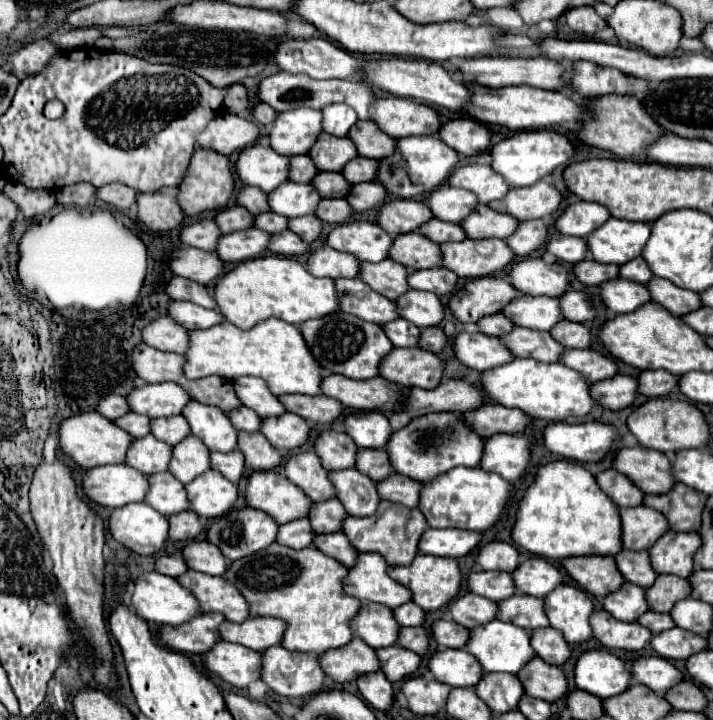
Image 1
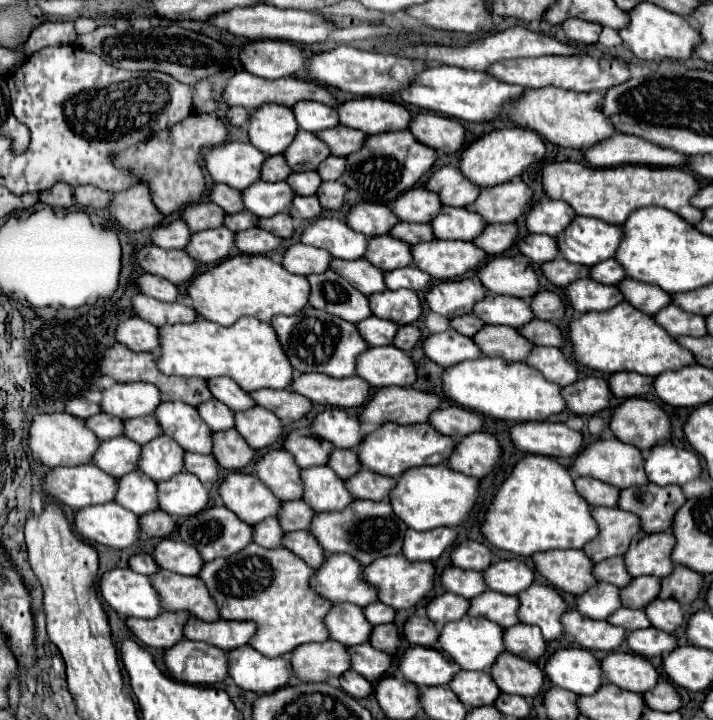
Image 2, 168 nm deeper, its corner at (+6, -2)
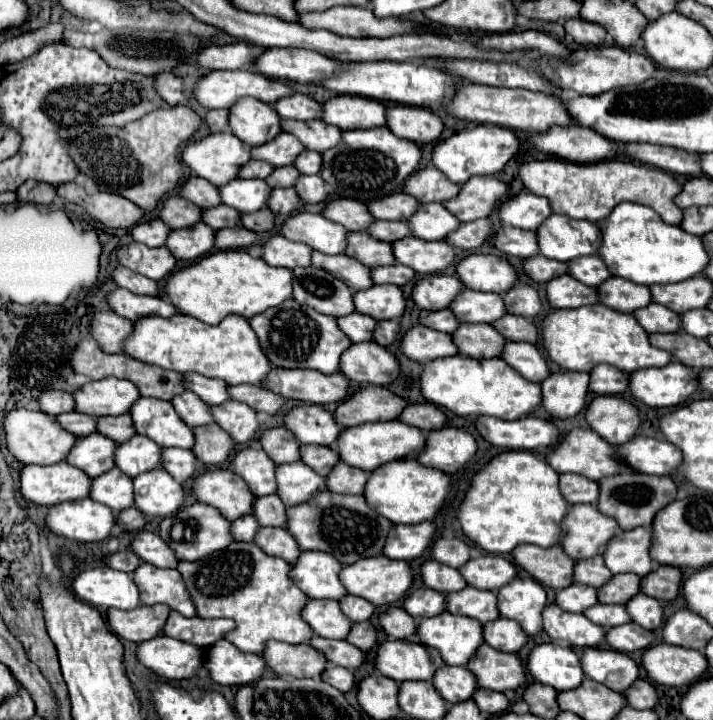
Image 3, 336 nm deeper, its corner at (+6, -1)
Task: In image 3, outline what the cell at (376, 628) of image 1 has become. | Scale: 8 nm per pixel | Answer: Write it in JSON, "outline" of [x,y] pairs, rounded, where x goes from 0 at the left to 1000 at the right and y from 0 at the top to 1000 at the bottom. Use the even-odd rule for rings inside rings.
{"outline":[[[436,832],[422,857],[436,868],[442,882],[456,888],[484,888],[495,871],[495,863],[481,854],[475,835],[467,832]]]}

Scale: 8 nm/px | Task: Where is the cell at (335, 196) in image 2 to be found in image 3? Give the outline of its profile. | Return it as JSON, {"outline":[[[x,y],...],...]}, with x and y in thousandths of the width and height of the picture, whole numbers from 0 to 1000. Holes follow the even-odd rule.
{"outline":[[[422,243],[417,257],[417,271],[428,279],[428,282],[456,282],[459,279],[459,263],[456,263],[456,251],[450,249],[450,243]]]}

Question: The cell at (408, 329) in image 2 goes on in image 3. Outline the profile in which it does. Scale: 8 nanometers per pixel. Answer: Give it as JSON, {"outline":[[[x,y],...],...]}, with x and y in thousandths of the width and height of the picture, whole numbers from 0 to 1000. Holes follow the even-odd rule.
{"outline":[[[532,446],[529,460],[526,460],[526,476],[546,482],[548,476],[557,474],[560,465],[560,449],[557,446]]]}

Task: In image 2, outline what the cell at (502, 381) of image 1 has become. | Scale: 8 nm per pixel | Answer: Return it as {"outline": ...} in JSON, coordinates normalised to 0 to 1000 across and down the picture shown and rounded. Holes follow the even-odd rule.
{"outline":[[[705,497],[652,500],[647,506],[624,511],[619,536],[624,553],[638,558],[641,564],[711,586],[767,583],[773,575],[784,575],[787,569],[792,569],[787,536],[767,531],[759,517],[739,508],[736,503],[711,503]]]}

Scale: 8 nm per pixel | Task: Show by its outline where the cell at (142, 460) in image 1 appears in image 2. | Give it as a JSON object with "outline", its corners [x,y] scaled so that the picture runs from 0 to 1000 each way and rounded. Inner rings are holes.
{"outline":[[[175,606],[144,611],[130,631],[128,644],[142,650],[144,656],[153,656],[156,661],[167,664],[178,656],[192,653],[192,636],[198,631],[198,619],[187,611],[178,611]]]}

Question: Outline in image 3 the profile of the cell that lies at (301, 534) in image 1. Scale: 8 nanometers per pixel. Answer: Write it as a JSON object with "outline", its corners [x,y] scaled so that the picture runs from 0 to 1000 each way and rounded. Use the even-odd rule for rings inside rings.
{"outline":[[[344,715],[344,718],[327,724],[327,746],[332,751],[355,751],[363,732],[366,729],[360,726],[360,721],[355,721],[355,715]]]}

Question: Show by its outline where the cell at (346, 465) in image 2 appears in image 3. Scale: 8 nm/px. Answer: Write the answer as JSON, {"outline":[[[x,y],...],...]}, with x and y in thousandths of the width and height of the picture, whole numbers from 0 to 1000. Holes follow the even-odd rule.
{"outline":[[[422,618],[422,640],[431,643],[439,654],[459,663],[459,657],[475,643],[475,629],[464,621],[433,621]]]}

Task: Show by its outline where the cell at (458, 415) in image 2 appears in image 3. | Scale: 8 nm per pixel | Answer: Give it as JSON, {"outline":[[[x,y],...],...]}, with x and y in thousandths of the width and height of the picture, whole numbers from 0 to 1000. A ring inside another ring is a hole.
{"outline":[[[585,560],[585,563],[568,565],[560,585],[568,585],[568,588],[582,590],[582,593],[596,596],[596,599],[613,599],[613,596],[621,596],[627,590],[624,574],[604,560]]]}

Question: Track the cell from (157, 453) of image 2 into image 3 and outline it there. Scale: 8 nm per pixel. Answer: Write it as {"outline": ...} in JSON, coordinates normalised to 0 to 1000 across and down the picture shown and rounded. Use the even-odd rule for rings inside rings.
{"outline":[[[203,604],[187,607],[181,615],[164,621],[164,649],[181,663],[192,663],[203,654],[226,649],[229,621]]]}

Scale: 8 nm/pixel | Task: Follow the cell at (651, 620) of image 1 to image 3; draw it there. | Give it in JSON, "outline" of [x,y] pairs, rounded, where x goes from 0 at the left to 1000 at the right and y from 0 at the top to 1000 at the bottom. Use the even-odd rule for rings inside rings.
{"outline":[[[837,838],[837,843],[829,843],[826,849],[820,849],[820,857],[826,857],[837,868],[846,868],[849,874],[877,868],[885,863],[885,854],[879,851],[877,840],[840,840]]]}

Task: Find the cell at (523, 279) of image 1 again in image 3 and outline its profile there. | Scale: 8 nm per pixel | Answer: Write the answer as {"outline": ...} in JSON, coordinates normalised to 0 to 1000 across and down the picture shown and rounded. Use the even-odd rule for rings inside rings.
{"outline":[[[663,351],[644,363],[641,368],[644,388],[663,404],[689,404],[711,407],[728,390],[725,374],[700,354]]]}

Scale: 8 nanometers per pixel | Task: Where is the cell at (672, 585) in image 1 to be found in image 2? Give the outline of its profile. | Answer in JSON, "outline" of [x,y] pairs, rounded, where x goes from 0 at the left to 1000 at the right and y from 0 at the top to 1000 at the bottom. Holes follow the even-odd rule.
{"outline":[[[921,800],[888,803],[882,814],[871,817],[871,836],[877,844],[905,844],[924,828],[927,806]]]}

